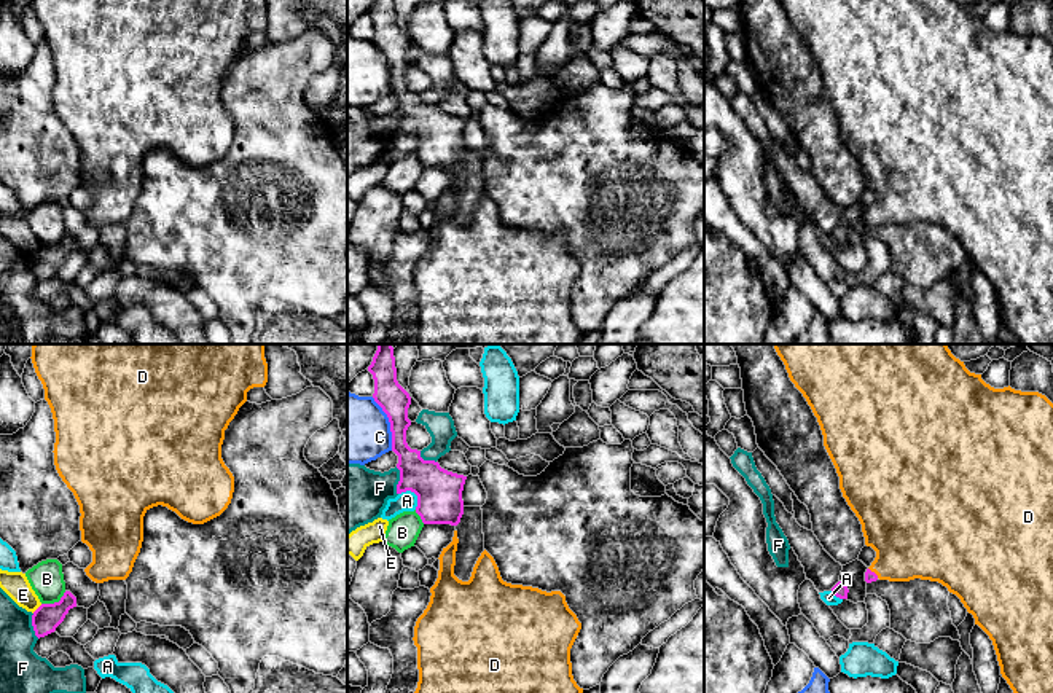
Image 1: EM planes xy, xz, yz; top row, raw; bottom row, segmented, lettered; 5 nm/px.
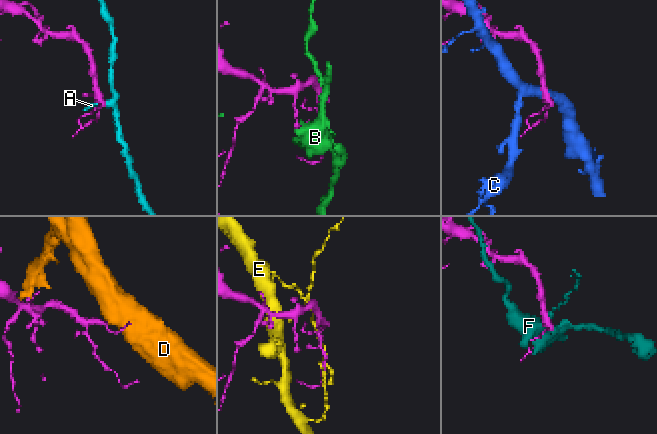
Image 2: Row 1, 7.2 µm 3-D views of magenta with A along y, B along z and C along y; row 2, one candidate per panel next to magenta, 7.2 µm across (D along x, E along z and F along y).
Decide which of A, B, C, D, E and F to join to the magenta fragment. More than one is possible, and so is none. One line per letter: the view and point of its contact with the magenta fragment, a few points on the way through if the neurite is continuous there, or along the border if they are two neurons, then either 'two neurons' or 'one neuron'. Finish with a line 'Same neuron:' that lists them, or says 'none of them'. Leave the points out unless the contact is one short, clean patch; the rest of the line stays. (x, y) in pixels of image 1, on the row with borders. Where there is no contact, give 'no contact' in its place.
A: xz (414, 493) | two neurons
B: xy (54, 602) | two neurons
C: xz (391, 424) | two neurons
D: yz (873, 572) | across yz (870, 575), (873, 572), (884, 567), (912, 540) | one neuron
E: xy (39, 607) | two neurons
F: xz (399, 481) | two neurons
Same neuron: D

